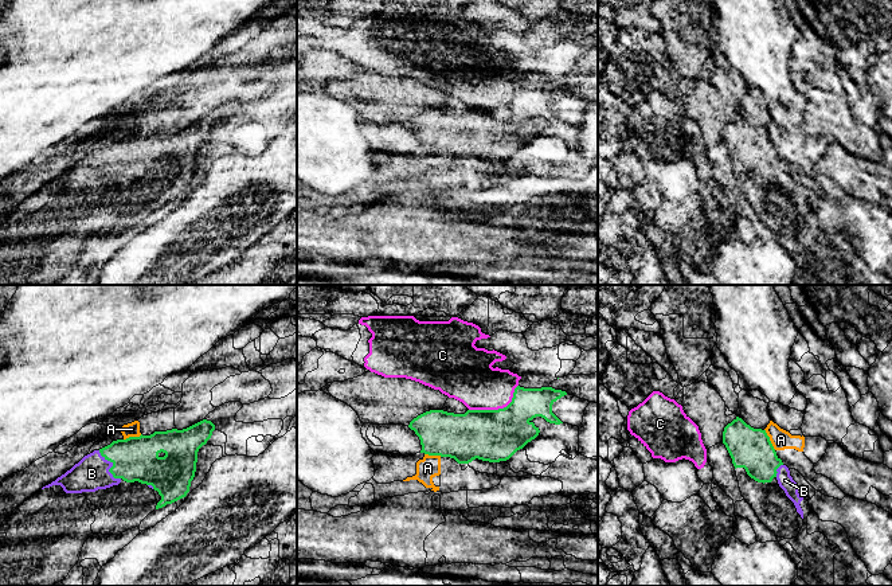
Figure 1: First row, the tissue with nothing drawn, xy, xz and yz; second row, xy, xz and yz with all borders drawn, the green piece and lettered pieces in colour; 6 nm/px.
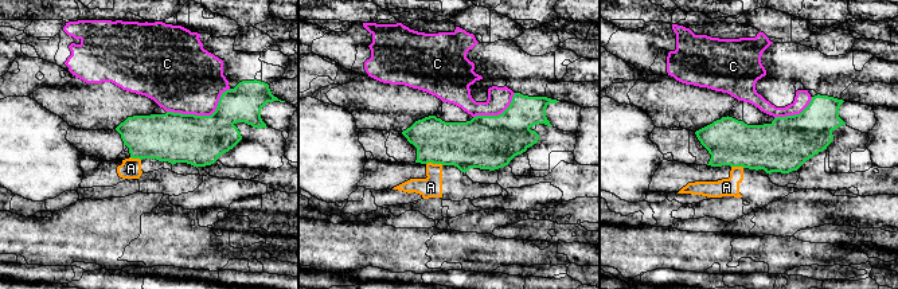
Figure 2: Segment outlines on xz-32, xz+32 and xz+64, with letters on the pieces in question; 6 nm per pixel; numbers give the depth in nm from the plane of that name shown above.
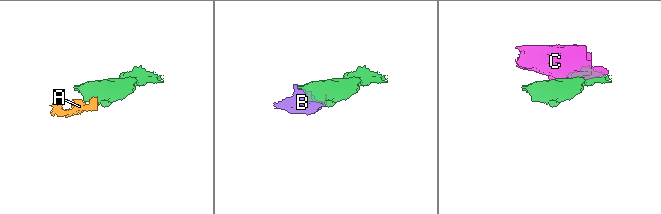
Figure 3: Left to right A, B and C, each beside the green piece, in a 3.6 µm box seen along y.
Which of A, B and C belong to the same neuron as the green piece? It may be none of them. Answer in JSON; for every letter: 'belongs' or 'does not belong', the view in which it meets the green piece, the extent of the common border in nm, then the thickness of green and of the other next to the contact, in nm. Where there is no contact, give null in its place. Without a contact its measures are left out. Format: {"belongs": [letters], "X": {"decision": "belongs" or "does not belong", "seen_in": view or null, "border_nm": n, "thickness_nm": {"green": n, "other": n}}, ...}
{"belongs": ["B"], "A": {"decision": "does not belong", "seen_in": "yz", "border_nm": 140, "thickness_nm": {"green": 240, "other": 120}}, "B": {"decision": "belongs", "seen_in": "xy", "border_nm": 220, "thickness_nm": {"green": 280, "other": 200}}, "C": {"decision": "does not belong", "seen_in": "xz", "border_nm": 340, "thickness_nm": {"green": 320, "other": 300}}}

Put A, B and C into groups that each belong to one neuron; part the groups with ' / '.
A / B / C

